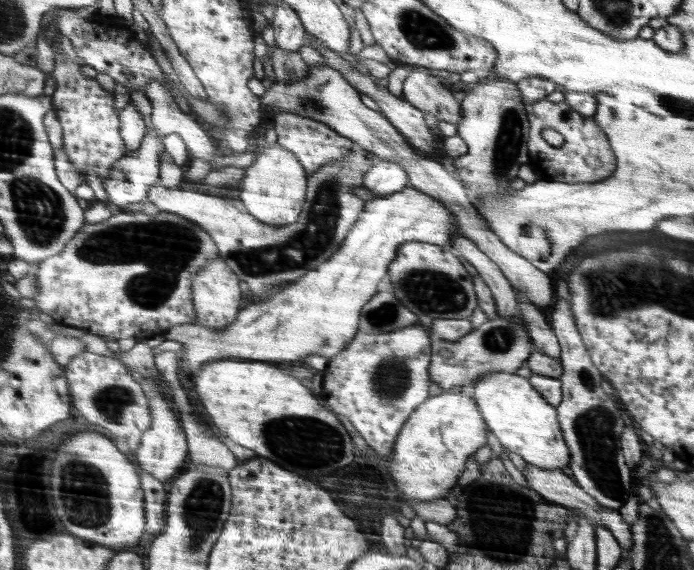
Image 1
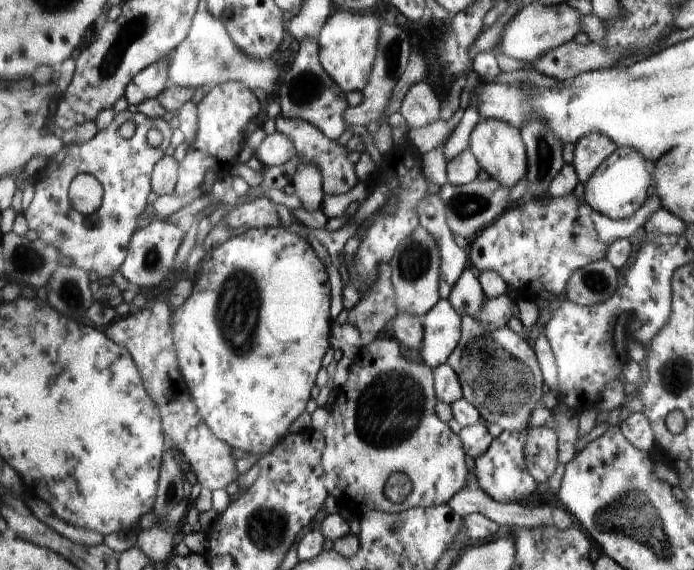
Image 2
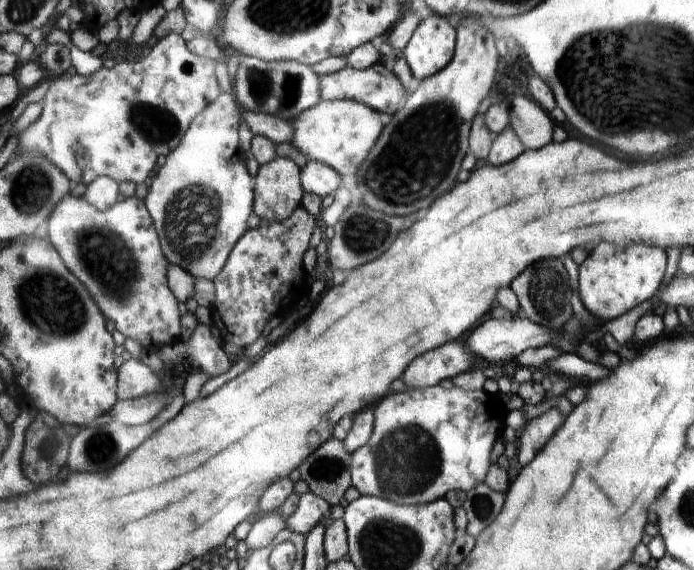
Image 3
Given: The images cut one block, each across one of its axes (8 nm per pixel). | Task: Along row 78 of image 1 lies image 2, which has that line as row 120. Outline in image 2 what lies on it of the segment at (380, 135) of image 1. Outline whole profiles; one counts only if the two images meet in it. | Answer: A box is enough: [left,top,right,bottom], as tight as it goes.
[279,38,349,140]

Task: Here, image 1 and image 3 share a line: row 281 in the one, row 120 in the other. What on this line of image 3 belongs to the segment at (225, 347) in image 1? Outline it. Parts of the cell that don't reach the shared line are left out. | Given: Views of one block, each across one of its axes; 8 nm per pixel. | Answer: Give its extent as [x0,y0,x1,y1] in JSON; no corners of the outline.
[293,100,385,178]

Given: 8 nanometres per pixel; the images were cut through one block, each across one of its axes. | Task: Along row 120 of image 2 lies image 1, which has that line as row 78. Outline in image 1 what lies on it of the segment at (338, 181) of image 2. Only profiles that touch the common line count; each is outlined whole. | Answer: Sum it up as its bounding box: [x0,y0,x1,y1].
[273,44,309,84]

